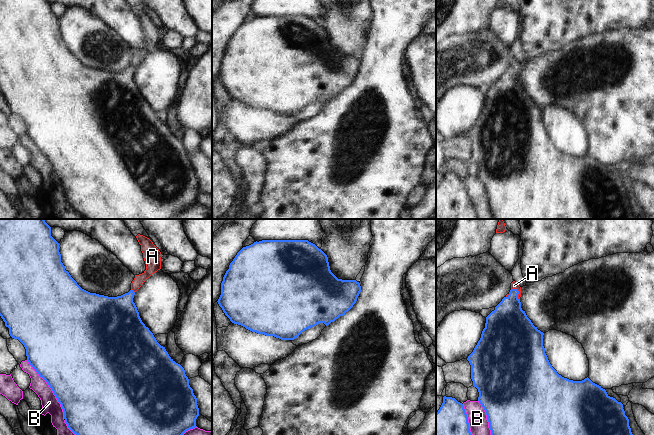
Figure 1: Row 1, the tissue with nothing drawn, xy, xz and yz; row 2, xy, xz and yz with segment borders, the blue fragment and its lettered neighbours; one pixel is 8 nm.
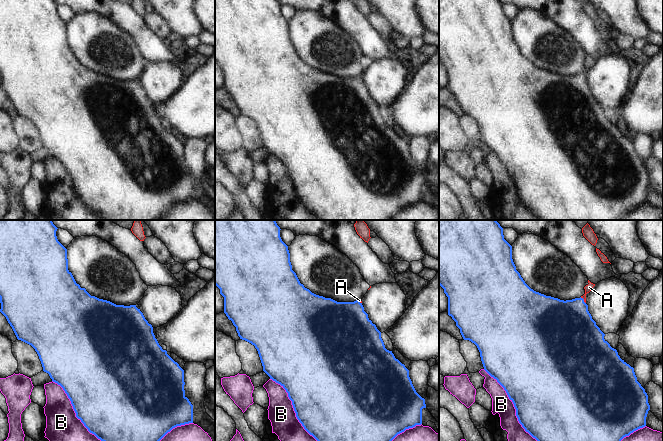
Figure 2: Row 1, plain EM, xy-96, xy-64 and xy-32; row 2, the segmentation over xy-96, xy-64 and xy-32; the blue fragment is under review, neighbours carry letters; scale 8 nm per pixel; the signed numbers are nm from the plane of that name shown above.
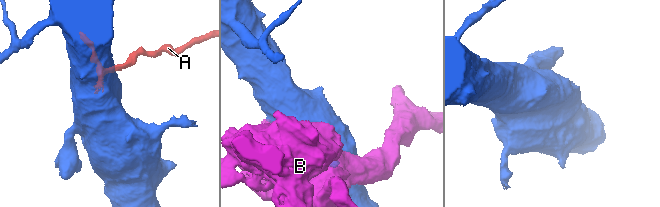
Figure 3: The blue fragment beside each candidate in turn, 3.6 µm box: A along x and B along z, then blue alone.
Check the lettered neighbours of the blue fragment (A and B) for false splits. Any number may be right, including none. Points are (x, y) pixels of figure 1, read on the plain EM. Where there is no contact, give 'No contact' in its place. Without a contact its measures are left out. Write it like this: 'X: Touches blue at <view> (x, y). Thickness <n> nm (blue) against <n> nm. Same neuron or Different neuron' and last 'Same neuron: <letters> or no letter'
A: Touches blue at yz (518, 68). Thickness 300 nm (blue) against 60 nm. Same neuron
B: Touches blue at xy (51, 164). Thickness 500 nm (blue) against 140 nm. Different neuron
Same neuron: A

